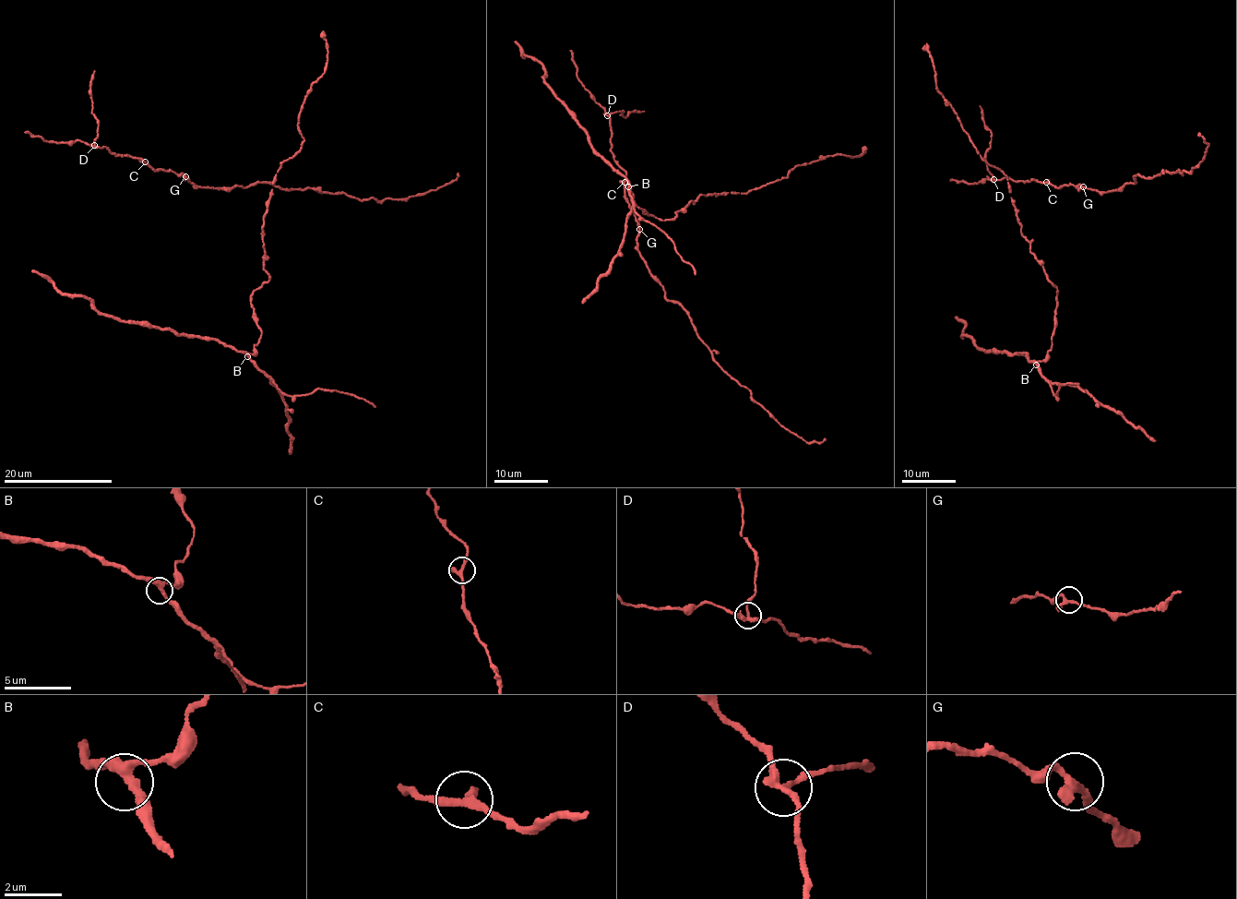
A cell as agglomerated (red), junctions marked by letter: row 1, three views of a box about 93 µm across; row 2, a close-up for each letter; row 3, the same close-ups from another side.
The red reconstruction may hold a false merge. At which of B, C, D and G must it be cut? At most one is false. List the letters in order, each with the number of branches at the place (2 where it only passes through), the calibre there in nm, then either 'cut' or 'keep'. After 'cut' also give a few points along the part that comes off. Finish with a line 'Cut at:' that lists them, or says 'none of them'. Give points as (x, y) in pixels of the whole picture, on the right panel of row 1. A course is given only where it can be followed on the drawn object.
B: branches 3; calibre 340 nm; keep
C: branches 3; calibre 280 nm; keep
D: branches 3; calibre 240 nm; cut; course (993, 179), (985, 160), (991, 148), (991, 131), (984, 124), (980, 105)
G: branches 3; calibre 240 nm; keep
Cut at: D

